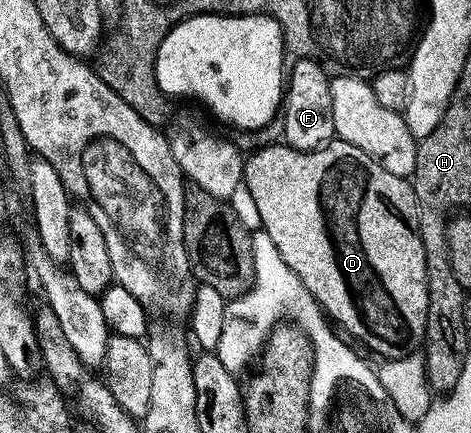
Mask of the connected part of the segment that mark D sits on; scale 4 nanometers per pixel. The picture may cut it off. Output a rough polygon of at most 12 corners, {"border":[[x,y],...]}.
{"border":[[354,144],[244,163],[259,225],[381,359],[423,347],[408,178]]}

